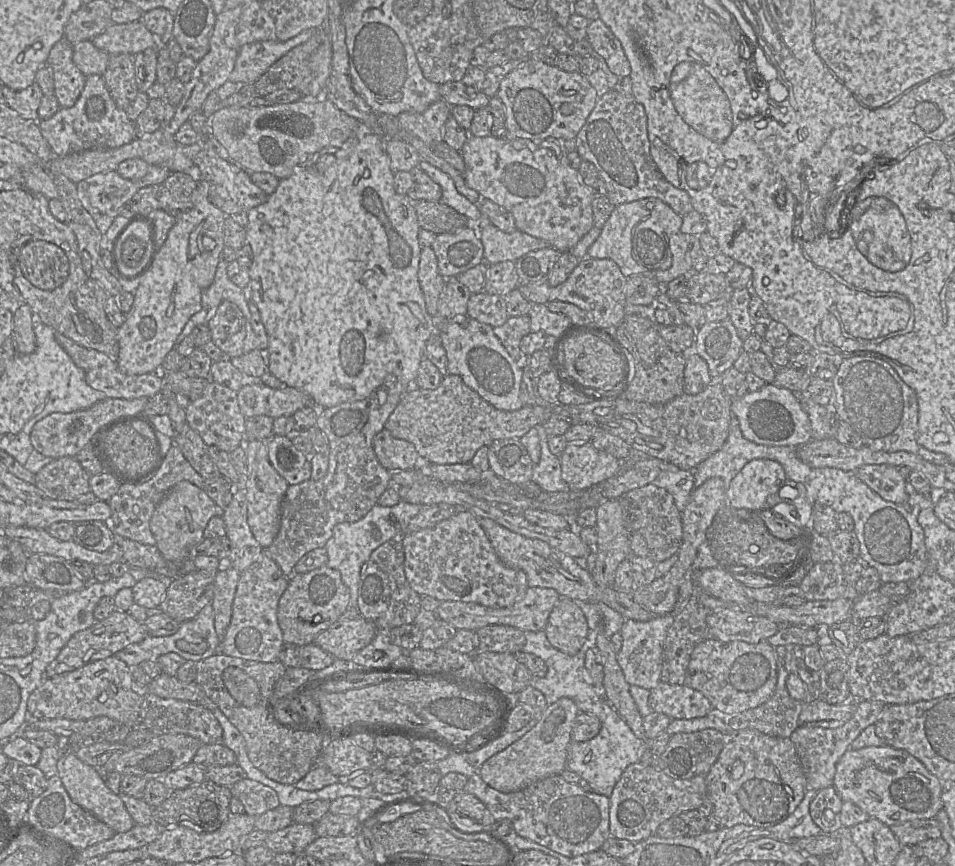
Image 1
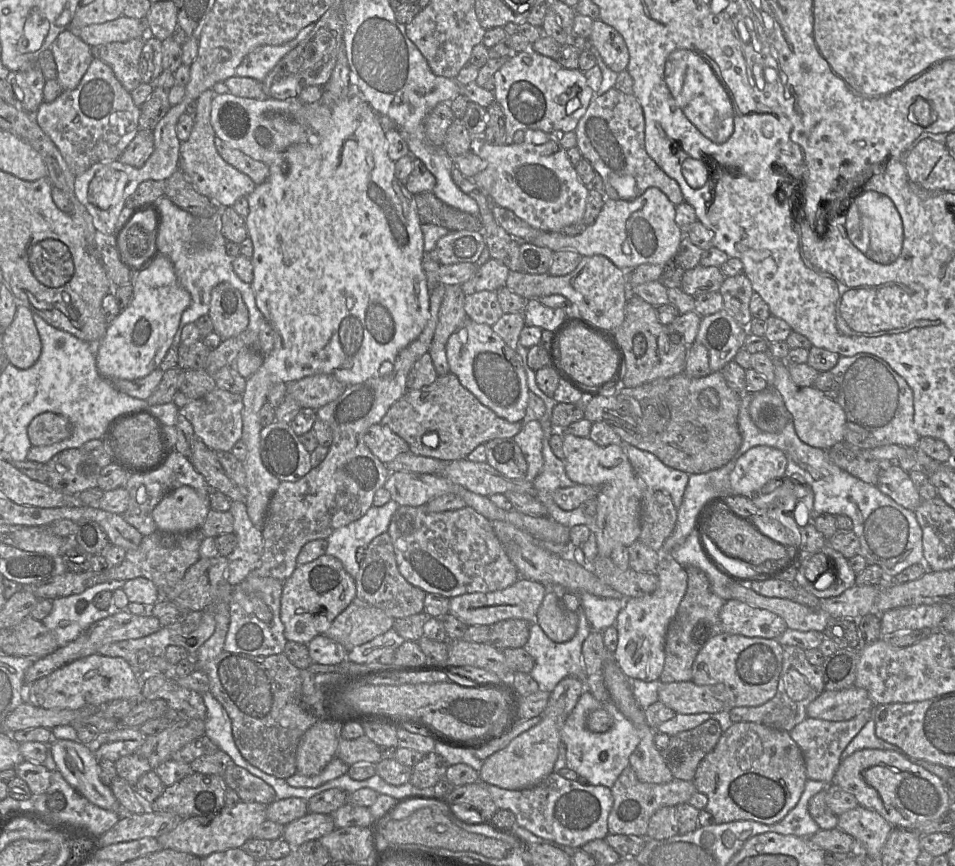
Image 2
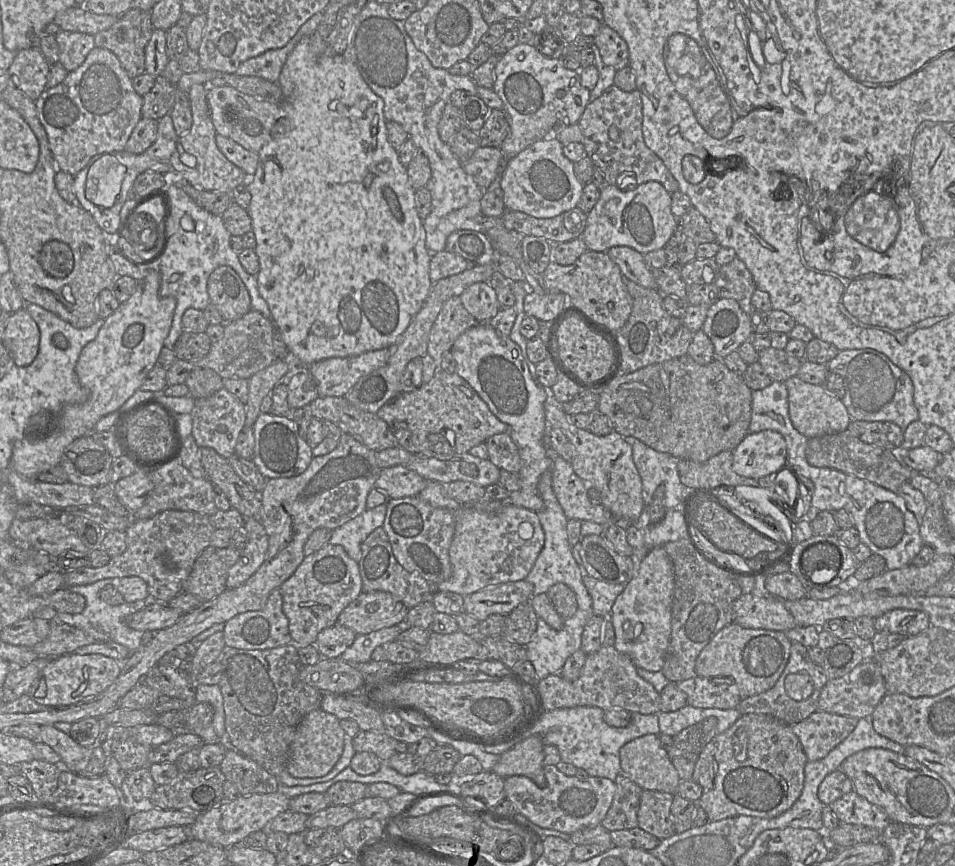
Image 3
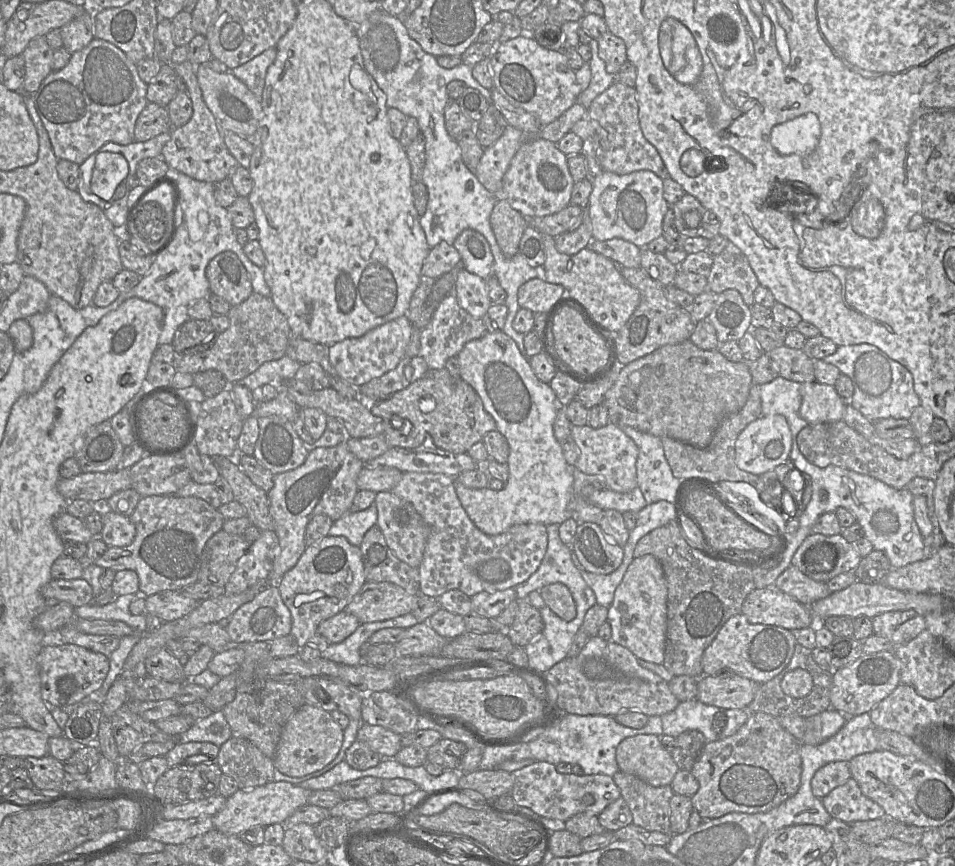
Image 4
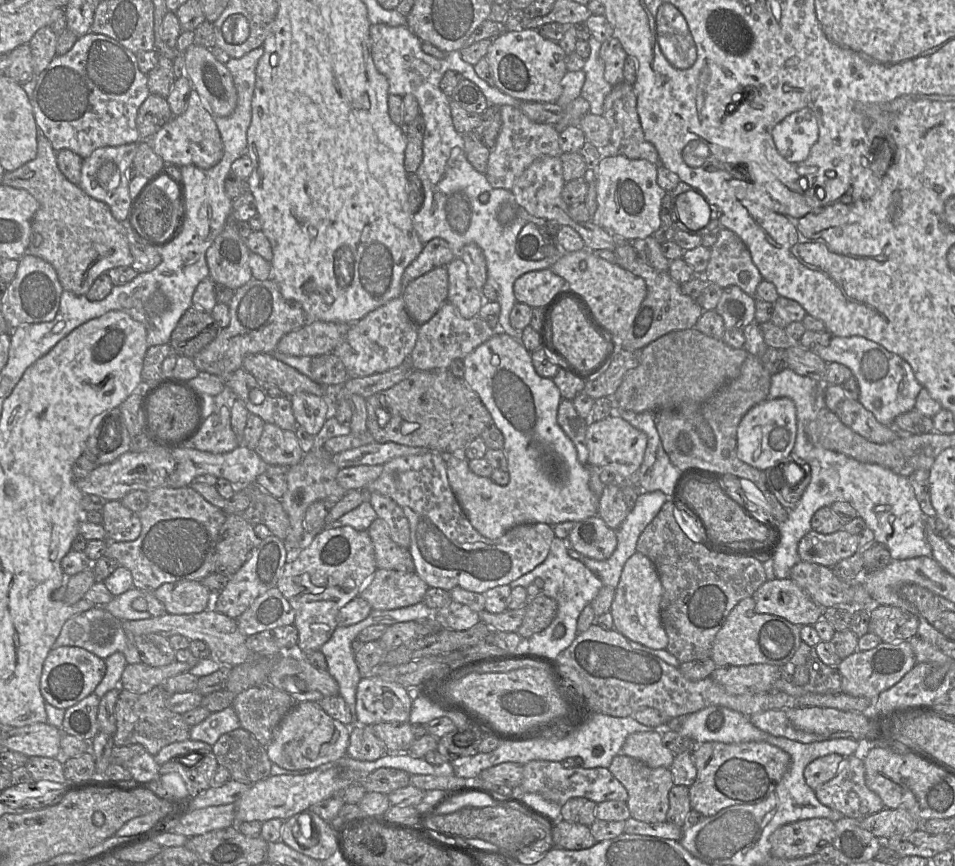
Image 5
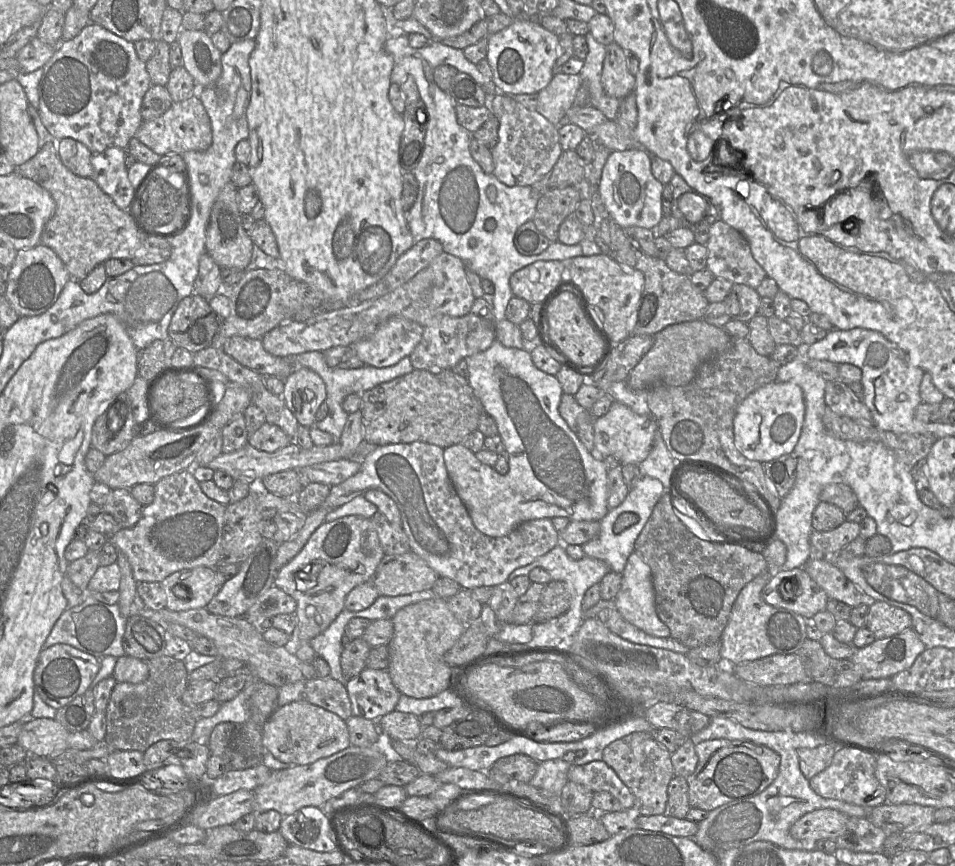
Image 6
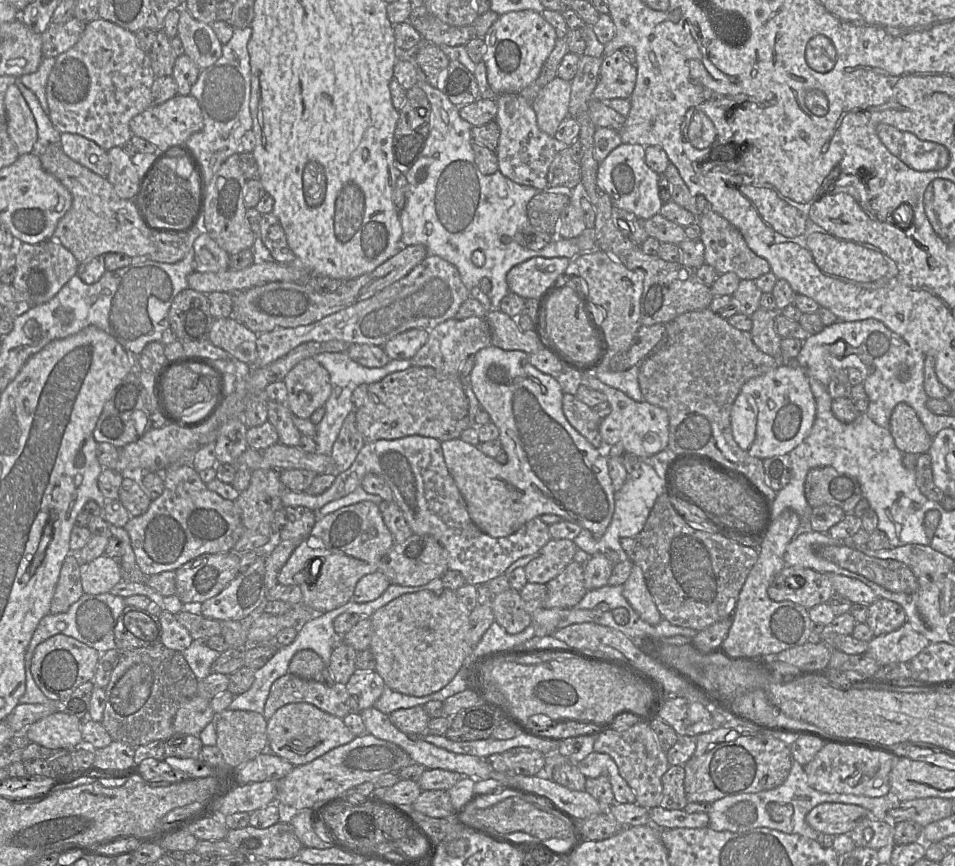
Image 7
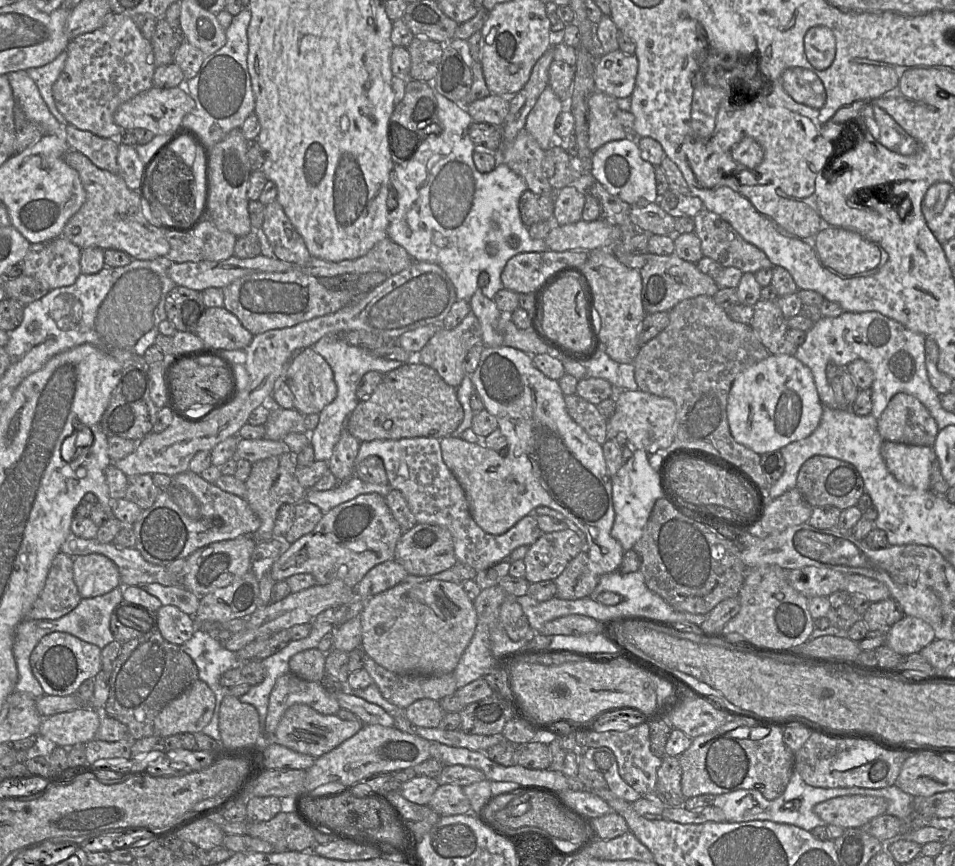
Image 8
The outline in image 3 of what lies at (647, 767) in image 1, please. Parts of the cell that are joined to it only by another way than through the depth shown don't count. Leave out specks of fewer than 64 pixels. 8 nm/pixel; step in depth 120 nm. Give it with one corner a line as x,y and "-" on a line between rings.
625,774
615,780
616,792
601,825
609,832
638,827
638,809
643,789

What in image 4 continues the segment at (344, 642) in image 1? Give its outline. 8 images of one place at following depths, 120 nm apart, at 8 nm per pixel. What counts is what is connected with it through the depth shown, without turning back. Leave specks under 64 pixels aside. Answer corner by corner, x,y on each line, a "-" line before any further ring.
366,581
345,610
354,615
360,624
389,620
411,613
417,603
417,595
393,583

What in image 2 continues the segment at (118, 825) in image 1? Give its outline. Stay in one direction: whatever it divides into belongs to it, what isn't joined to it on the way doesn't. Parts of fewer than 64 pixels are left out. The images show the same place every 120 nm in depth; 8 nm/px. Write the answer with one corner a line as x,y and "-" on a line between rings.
53,739
47,745
57,769
74,790
102,809
120,812
110,787
99,779
98,760
87,745
61,739

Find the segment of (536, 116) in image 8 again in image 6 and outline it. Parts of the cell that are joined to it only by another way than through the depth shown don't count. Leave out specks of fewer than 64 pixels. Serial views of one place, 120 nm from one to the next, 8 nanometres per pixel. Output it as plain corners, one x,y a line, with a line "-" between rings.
555,72
550,83
537,94
536,111
550,123
558,126
566,112
574,106
574,100
581,85
580,74

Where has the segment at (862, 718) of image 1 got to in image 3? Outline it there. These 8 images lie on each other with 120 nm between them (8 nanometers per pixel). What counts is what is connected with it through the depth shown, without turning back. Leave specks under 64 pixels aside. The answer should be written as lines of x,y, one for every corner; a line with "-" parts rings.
816,711
805,720
792,725
807,761
826,757
855,729
859,719

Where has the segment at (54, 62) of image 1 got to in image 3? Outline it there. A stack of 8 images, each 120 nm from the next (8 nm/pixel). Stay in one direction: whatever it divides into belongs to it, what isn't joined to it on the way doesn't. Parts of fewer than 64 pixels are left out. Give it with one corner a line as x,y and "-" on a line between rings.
59,31
55,37
59,46
59,62
68,72
80,67
95,47
95,39
91,34

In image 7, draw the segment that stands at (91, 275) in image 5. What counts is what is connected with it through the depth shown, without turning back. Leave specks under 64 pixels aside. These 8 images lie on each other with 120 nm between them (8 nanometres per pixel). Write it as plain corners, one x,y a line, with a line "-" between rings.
49,144
36,151
43,169
58,179
72,196
72,205
59,220
53,239
67,248
79,264
107,253
142,258
155,250
155,236
140,220
132,200
120,198
107,178
73,161
60,144

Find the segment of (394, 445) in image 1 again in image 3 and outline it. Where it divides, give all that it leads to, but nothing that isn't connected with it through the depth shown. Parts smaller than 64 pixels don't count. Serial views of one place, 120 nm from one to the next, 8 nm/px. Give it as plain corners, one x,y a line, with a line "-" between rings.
319,396
308,406
312,417
332,422
370,450
376,452
398,446
382,419
353,406
344,396

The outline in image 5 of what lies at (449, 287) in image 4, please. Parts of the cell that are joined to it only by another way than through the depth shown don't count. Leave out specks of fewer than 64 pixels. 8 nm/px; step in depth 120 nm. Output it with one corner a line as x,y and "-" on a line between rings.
438,267
410,282
402,297
409,316
418,325
429,321
447,302
448,273
446,267

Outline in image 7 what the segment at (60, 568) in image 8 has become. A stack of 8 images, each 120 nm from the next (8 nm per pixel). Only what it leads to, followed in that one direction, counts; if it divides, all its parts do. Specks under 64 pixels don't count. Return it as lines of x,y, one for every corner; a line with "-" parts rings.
70,552
61,567
51,601
50,614
66,612
84,594
77,553

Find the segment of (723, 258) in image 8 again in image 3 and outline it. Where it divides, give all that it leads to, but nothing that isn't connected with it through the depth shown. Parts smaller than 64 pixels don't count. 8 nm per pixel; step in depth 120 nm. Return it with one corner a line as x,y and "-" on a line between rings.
736,257
728,264
721,266
714,285
720,298
736,300
745,313
751,314
751,298
756,284
751,272
741,259

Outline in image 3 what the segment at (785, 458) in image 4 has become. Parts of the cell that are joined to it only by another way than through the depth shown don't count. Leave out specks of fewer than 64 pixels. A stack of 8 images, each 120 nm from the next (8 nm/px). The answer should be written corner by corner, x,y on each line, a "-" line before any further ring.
774,430
748,433
733,450
733,470
743,477
760,479
786,466
787,444

